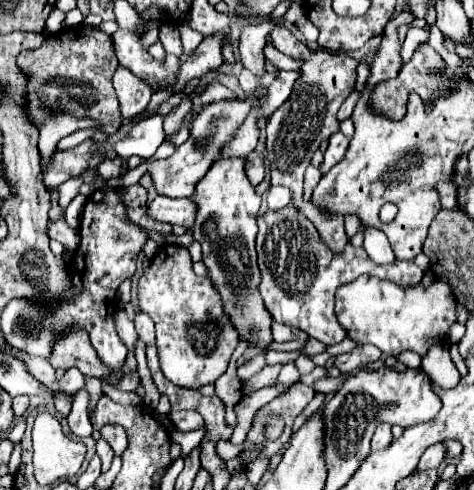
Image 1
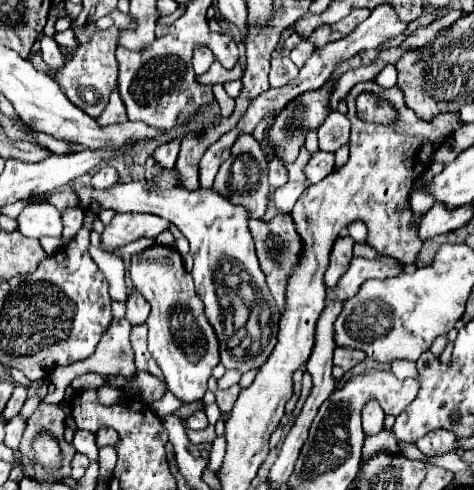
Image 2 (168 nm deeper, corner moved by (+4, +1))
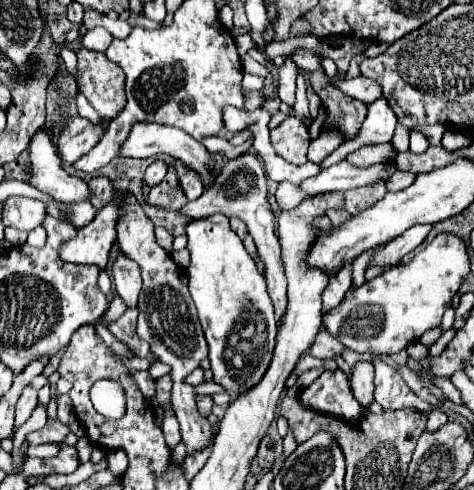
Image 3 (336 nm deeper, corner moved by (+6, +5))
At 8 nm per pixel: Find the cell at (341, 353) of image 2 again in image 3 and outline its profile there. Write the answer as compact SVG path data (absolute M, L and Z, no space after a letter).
M324 329L316 335L316 339L314 339L314 343L310 345L310 349L308 349L308 353L312 355L312 357L318 357L318 359L334 359L336 355L340 355L344 351L344 345L338 341L338 339L334 339L334 337L330 337L330 333L326 333Z

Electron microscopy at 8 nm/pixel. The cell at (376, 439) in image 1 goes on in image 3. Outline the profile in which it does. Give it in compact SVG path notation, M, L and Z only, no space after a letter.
M358 361L348 375L350 391L362 407L368 407L374 401L372 379L374 379L374 367L370 361Z

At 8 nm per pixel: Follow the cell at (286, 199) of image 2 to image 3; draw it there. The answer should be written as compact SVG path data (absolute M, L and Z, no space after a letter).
M342 161L338 165L332 165L320 171L316 177L312 177L310 181L304 181L300 187L308 191L310 195L348 191L348 189L356 189L368 183L372 185L378 179L388 181L394 171L396 171L394 165L372 165L372 167L360 169L360 167L350 165L348 161Z

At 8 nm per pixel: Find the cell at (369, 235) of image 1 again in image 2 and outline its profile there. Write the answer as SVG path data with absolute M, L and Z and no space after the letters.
M354 221L354 223L350 225L350 237L352 237L354 241L358 241L358 243L364 243L366 237L368 237L368 227L366 227L366 223Z

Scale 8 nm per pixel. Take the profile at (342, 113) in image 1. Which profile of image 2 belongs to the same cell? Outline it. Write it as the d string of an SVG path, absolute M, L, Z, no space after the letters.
M332 111L326 117L326 121L318 127L320 149L322 151L336 151L338 147L348 143L348 133L350 133L350 121L346 119L346 115Z

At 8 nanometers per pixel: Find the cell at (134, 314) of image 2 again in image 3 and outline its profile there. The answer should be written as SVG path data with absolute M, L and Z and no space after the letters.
M122 253L112 263L112 283L114 283L116 293L124 299L124 303L128 307L136 307L136 301L142 289L140 269L132 259L128 259Z

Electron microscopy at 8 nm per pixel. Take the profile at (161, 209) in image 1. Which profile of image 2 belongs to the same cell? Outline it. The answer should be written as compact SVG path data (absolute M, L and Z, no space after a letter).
M118 213L102 233L104 249L116 249L142 237L158 237L170 223L152 213Z

